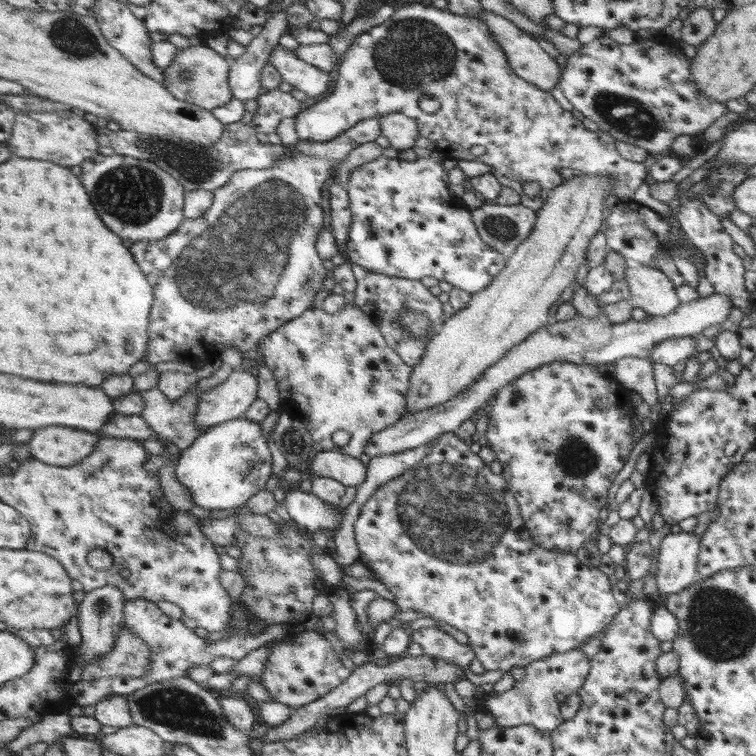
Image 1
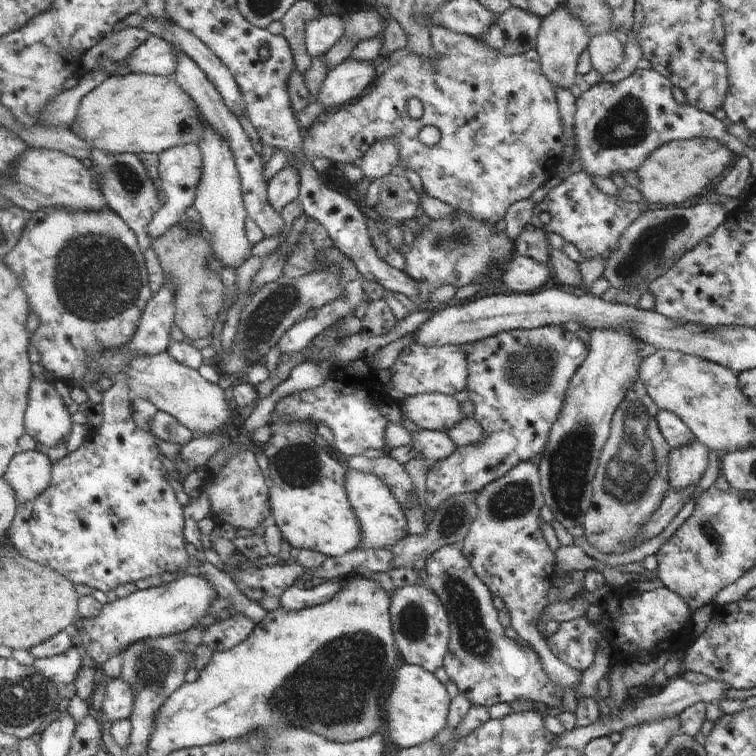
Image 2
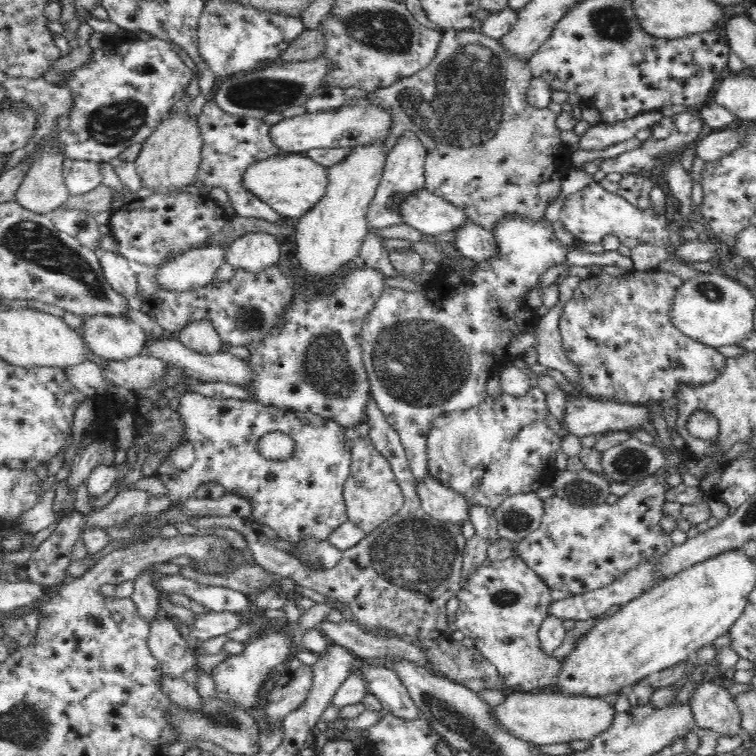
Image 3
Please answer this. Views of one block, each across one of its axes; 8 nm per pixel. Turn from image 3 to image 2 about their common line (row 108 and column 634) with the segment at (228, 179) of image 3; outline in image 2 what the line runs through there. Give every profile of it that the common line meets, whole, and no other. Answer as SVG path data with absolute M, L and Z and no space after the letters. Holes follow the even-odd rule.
M573 172L567 174L555 188L551 188L551 194L545 196L539 204L535 204L533 216L529 218L535 228L555 234L565 234L565 240L577 248L577 252L585 260L603 258L607 260L611 252L617 248L621 234L633 224L637 218L643 216L645 204L633 204L625 202L617 196L607 196L601 192L593 180L585 172Z

